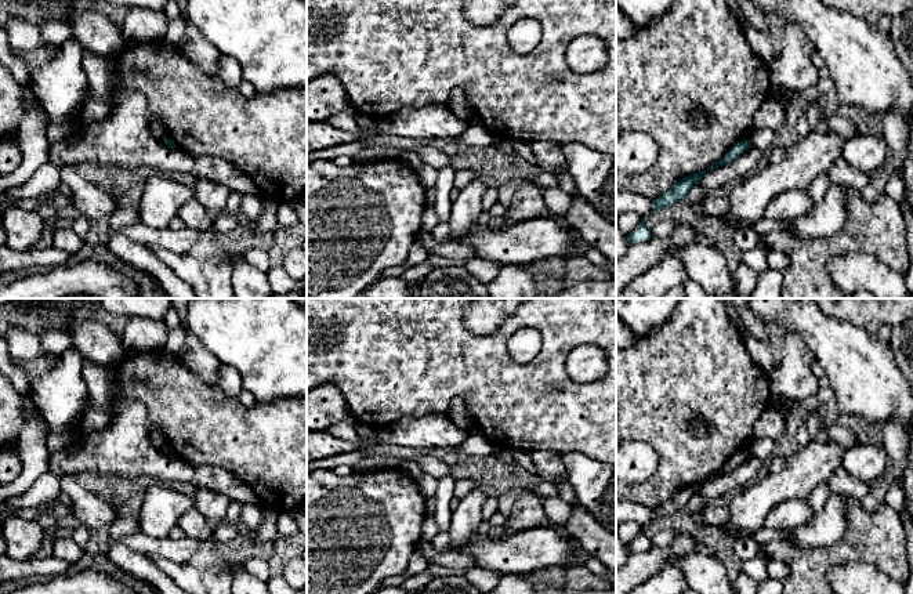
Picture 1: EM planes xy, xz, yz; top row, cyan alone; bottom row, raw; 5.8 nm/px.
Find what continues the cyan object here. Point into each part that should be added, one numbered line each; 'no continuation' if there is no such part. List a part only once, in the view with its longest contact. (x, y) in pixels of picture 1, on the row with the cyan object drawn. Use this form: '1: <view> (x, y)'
no continuation

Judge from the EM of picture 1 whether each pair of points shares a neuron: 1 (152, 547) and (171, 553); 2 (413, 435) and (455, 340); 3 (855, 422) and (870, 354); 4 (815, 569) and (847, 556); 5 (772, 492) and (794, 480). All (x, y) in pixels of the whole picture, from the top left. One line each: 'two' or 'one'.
1: one
2: two
3: two
4: one
5: one

